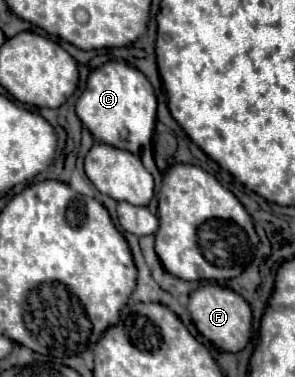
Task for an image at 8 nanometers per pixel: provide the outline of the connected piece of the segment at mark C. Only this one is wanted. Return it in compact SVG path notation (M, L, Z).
M110 60L90 72L88 86L76 102L76 114L98 142L142 156L152 146L156 124L156 96L148 78L134 66Z

